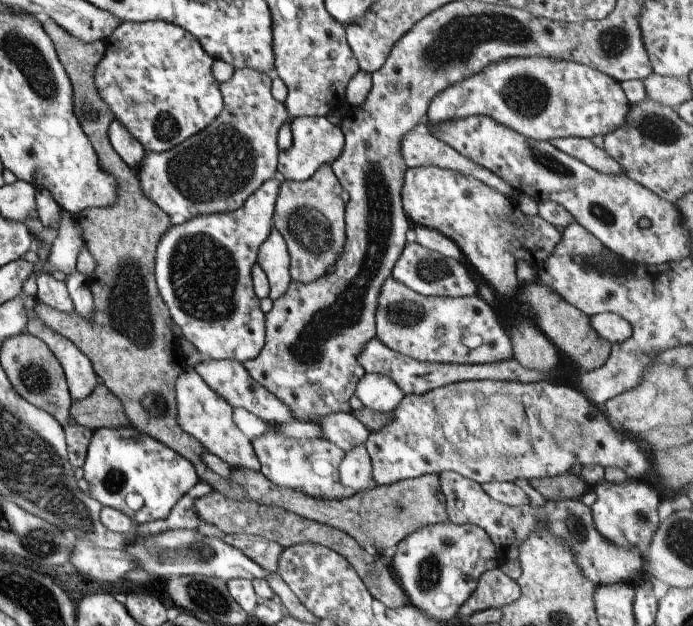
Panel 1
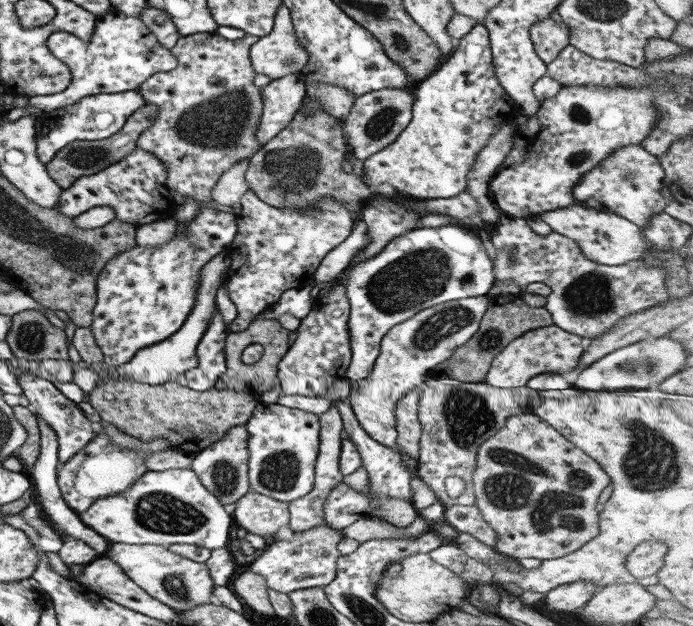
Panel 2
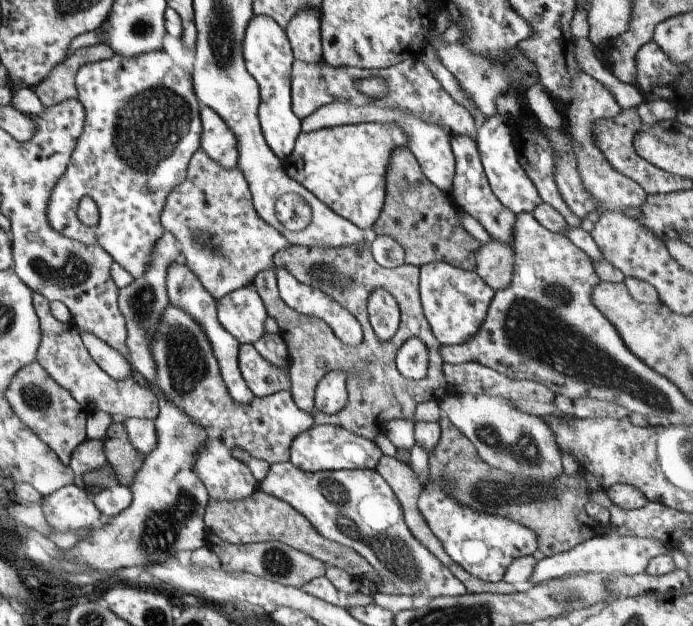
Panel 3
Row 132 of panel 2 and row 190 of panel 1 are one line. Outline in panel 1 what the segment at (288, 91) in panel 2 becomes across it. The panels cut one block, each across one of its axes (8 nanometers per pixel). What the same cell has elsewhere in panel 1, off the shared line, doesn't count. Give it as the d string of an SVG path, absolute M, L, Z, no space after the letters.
M276 176L263 182L263 184L260 185L260 188L256 190L256 192L253 192L238 210L225 213L196 215L194 218L191 218L189 221L183 222L182 224L172 225L165 232L164 236L160 237L155 252L155 279L160 296L162 297L164 304L168 307L171 319L179 326L182 336L190 341L197 348L197 352L204 356L204 358L236 359L240 362L246 362L248 359L256 358L264 346L265 313L260 309L260 299L254 292L253 278L251 274L253 267L257 262L260 245L266 240L266 238L268 238L268 235L275 227L273 216L281 180L282 179L279 176Z

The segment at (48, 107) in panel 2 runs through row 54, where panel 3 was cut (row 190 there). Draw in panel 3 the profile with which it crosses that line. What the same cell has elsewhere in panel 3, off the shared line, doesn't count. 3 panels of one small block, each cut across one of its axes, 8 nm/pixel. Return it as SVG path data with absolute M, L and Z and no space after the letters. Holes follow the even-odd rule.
M160 49L133 57L113 53L112 58L86 63L78 69L75 83L77 99L85 110L83 133L71 154L67 171L51 192L47 217L54 230L85 245L101 246L116 263L139 279L151 265L156 241L166 232L161 213L168 200L176 196L189 160L201 147L203 128L193 76ZM82 196L90 196L98 206L100 218L96 226L86 226L76 217Z

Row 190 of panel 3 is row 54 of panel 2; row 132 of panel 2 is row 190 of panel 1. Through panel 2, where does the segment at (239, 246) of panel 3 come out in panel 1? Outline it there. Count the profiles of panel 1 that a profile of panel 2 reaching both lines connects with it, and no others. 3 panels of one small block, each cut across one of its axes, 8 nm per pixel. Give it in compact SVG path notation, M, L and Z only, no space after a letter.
M251 68L235 69L228 82L219 83L224 110L218 118L203 131L170 150L163 153L145 152L137 177L144 194L171 218L172 225L182 224L196 215L238 210L263 182L278 176L279 130L286 121L291 122L292 118L284 103L276 100L272 94L272 76Z

